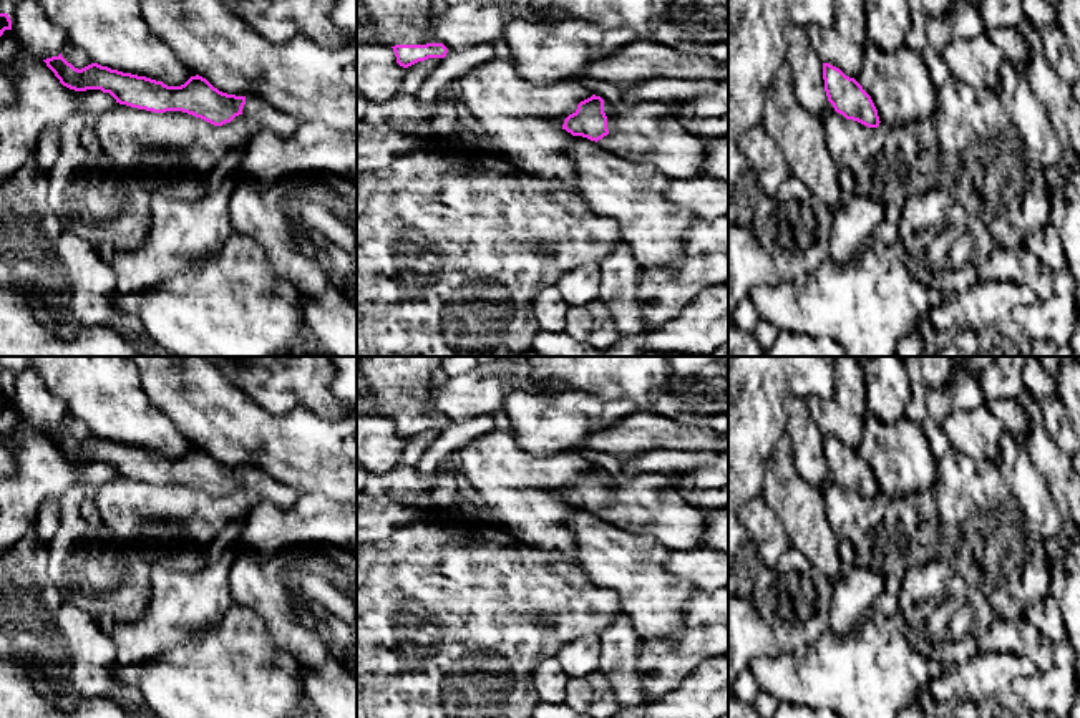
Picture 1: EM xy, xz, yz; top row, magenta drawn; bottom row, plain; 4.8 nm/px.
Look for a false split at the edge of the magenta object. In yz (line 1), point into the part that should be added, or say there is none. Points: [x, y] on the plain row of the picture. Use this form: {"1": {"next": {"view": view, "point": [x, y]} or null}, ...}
{"1": {"next": null}}

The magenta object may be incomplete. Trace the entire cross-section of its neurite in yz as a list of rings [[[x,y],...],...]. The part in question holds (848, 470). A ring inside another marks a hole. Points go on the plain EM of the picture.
[[[823,434],[823,451],[828,473],[836,484],[868,499],[879,497],[881,492],[871,468],[854,449],[846,448],[829,434]]]

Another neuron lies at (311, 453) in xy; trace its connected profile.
[[[128,357],[139,371],[143,390],[151,403],[163,410],[178,429],[222,464],[264,469],[275,481],[290,486],[299,494],[322,492],[332,499],[357,497],[357,415],[347,413],[335,420],[320,416],[309,408],[294,406],[285,415],[275,415],[232,385],[221,365],[206,357]]]

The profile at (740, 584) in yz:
[[[747,544],[738,569],[728,575],[728,599],[750,599],[758,579],[760,562],[752,544]]]

